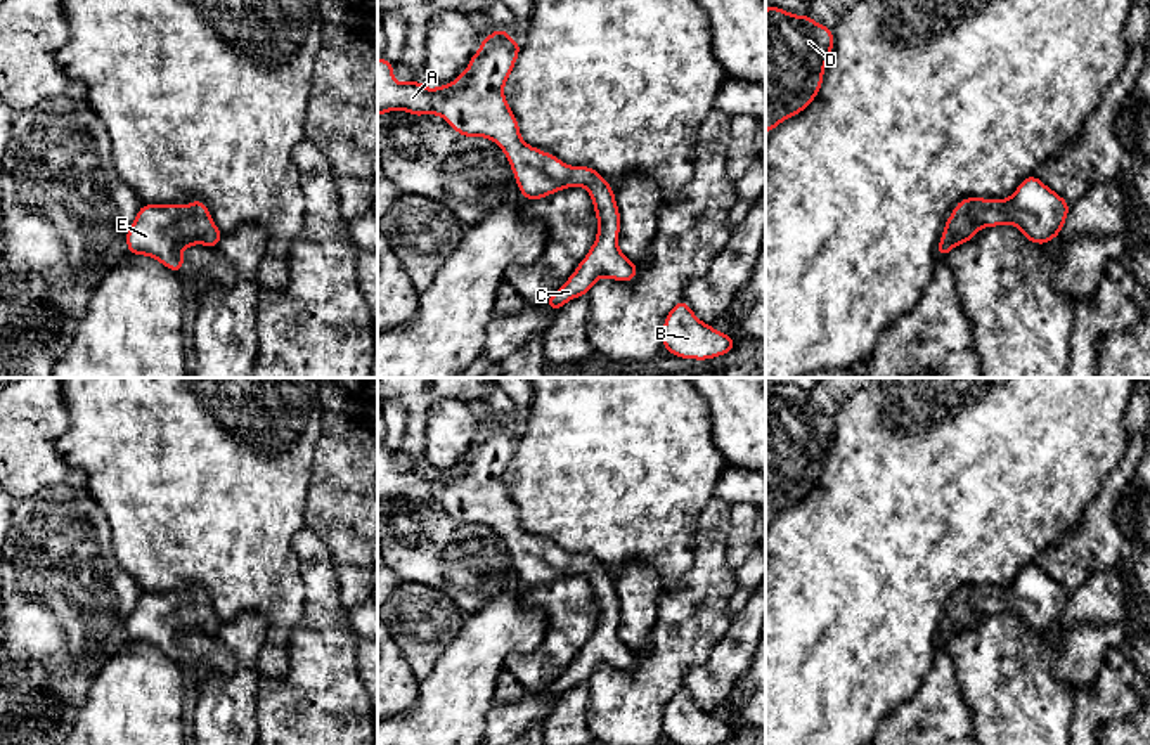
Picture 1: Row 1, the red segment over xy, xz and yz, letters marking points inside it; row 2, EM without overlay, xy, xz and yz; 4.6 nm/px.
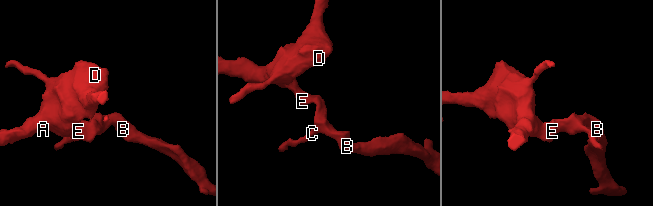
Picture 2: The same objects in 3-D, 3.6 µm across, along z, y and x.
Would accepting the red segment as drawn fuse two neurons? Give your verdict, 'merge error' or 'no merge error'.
no merge error

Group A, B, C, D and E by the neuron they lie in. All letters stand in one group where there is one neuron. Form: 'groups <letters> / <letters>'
groups A B C D E

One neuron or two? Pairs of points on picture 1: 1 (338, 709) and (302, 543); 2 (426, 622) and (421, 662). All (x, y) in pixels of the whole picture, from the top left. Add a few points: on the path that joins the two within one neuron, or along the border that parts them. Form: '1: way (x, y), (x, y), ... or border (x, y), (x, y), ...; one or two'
1: way (323, 667), (321, 584); one
2: way (423, 633), (421, 652); one

